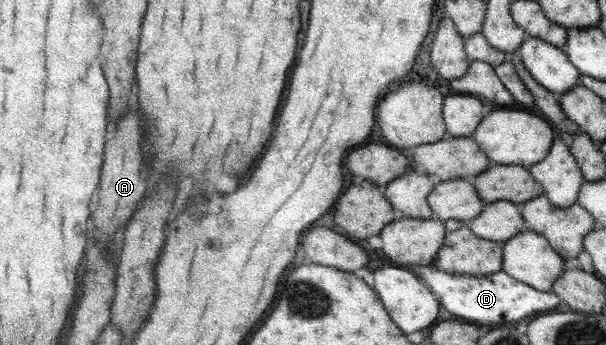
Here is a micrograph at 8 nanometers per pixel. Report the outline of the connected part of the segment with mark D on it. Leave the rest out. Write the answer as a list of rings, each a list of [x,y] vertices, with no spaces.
[[[434,264],[425,268],[423,266],[405,266],[405,268],[417,274],[447,312],[469,322],[479,322],[479,324],[517,322],[525,316],[555,308],[560,300],[552,290],[549,292],[535,290],[523,282],[510,278],[502,271],[485,276],[467,276],[467,274],[445,274]]]

